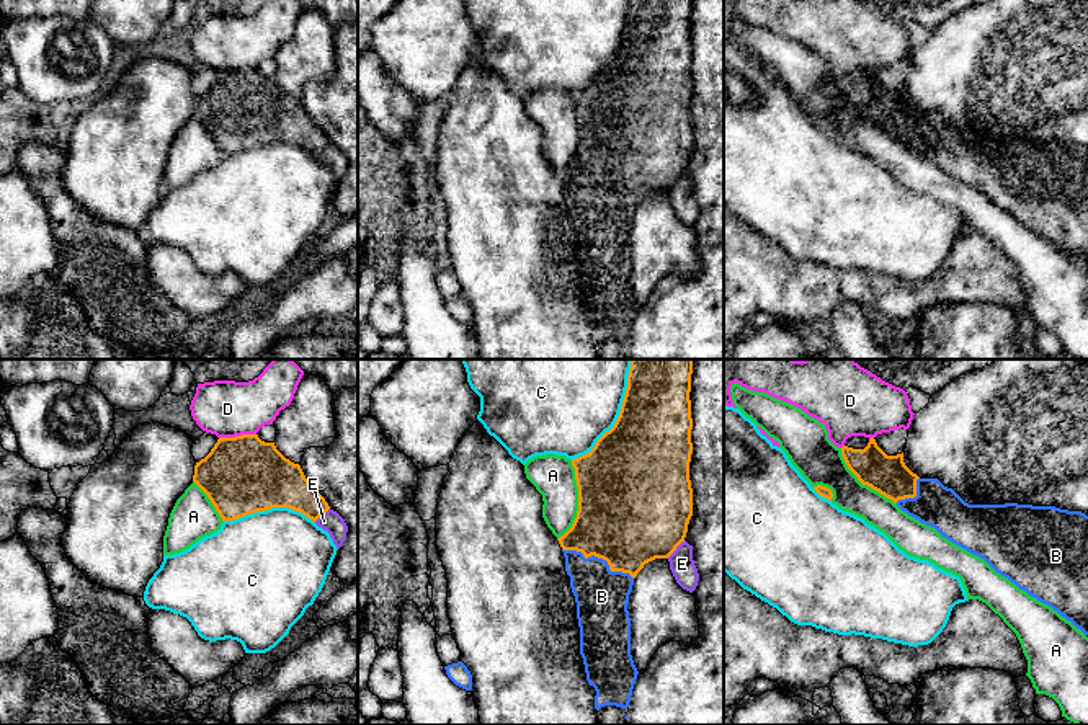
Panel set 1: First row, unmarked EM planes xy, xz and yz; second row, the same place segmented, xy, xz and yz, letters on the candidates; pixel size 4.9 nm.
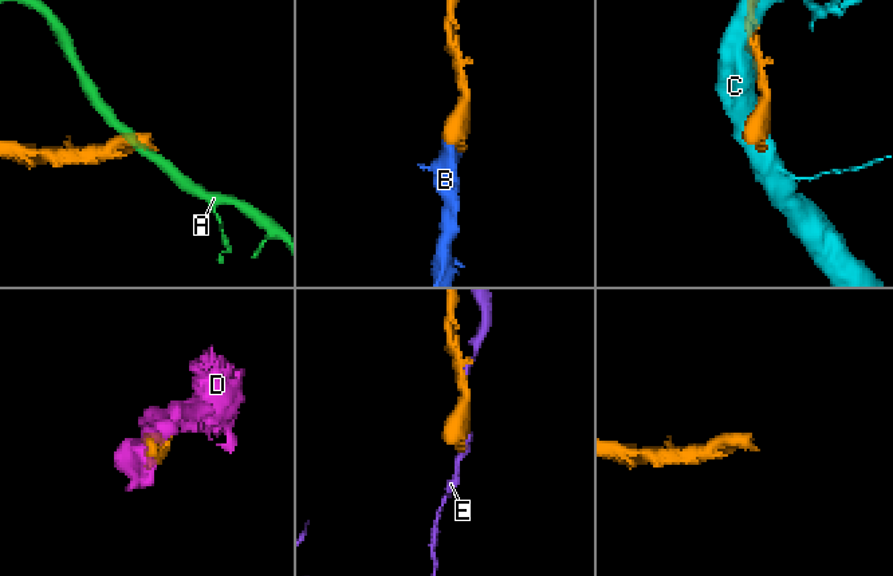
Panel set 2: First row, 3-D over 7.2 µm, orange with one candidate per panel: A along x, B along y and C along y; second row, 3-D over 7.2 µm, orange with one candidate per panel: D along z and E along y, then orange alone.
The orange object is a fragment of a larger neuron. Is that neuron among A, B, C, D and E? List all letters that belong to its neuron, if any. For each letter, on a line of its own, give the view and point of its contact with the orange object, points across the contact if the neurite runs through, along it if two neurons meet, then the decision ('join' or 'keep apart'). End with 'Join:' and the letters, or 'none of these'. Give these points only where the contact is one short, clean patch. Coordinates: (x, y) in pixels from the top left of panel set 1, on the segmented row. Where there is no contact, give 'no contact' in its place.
A: contact xz (579, 500); keep apart
B: contact xz (600, 557); join
C: contact xz (619, 413); keep apart
D: contact xy (237, 436); keep apart
E: contact xz (675, 549); keep apart
Join: B

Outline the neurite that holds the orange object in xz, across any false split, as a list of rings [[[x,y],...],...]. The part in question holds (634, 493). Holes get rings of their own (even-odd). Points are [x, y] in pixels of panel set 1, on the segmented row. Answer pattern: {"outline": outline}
{"outline": [[[632,359],[627,389],[614,426],[595,447],[572,460],[578,487],[578,511],[572,527],[557,540],[565,557],[565,572],[577,603],[580,655],[586,681],[595,687],[595,709],[616,705],[627,709],[637,679],[631,655],[631,617],[627,611],[634,578],[645,563],[668,558],[684,542],[693,516],[689,480],[691,443],[691,374],[693,359]]]}

